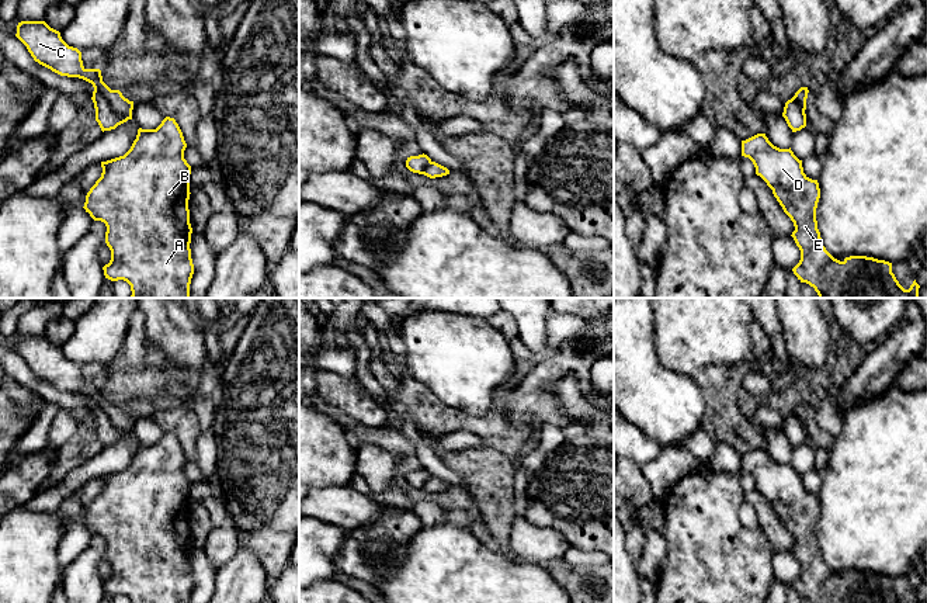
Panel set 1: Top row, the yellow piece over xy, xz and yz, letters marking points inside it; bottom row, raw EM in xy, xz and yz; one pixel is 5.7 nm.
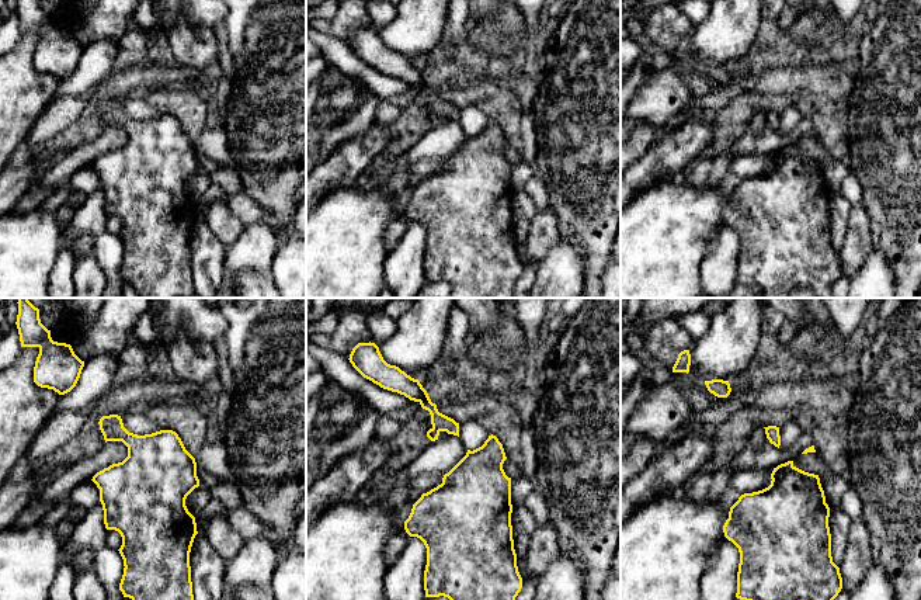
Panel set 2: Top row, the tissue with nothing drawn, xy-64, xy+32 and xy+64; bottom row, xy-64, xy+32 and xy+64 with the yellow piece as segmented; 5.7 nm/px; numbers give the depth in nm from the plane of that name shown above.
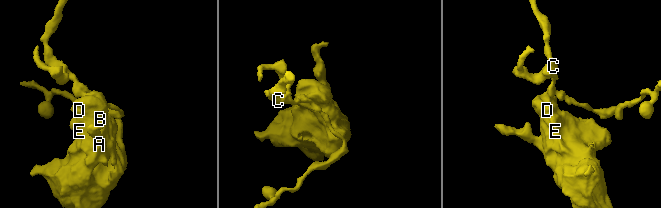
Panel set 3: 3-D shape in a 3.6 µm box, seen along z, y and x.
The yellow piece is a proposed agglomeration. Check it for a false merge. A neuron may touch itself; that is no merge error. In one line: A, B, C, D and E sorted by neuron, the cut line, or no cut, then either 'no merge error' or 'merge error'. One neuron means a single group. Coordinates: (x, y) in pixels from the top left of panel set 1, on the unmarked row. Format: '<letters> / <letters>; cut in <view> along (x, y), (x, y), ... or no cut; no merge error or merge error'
A B D E / C; cut in xy along (94, 404), (115, 426), (129, 433); merge error

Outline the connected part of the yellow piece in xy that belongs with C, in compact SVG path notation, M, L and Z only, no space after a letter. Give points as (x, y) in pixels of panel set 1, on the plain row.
M21 336L15 351L27 361L28 367L39 380L52 387L79 392L93 399L121 432L132 434L133 416L122 410L119 405L111 405L104 396L100 384L86 384L81 367L69 361L60 347L51 343L45 336Z

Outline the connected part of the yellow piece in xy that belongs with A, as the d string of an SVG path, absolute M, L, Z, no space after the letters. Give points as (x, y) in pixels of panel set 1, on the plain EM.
M166 432L156 444L138 444L131 464L119 472L101 476L103 488L86 510L84 524L107 541L105 558L111 575L103 582L105 593L124 595L131 603L190 603L194 589L191 573L190 489L184 474L187 458L174 433Z

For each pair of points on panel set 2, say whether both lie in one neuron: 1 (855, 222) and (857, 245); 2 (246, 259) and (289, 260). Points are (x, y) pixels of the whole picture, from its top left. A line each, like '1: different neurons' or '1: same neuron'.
1: same neuron
2: different neurons

